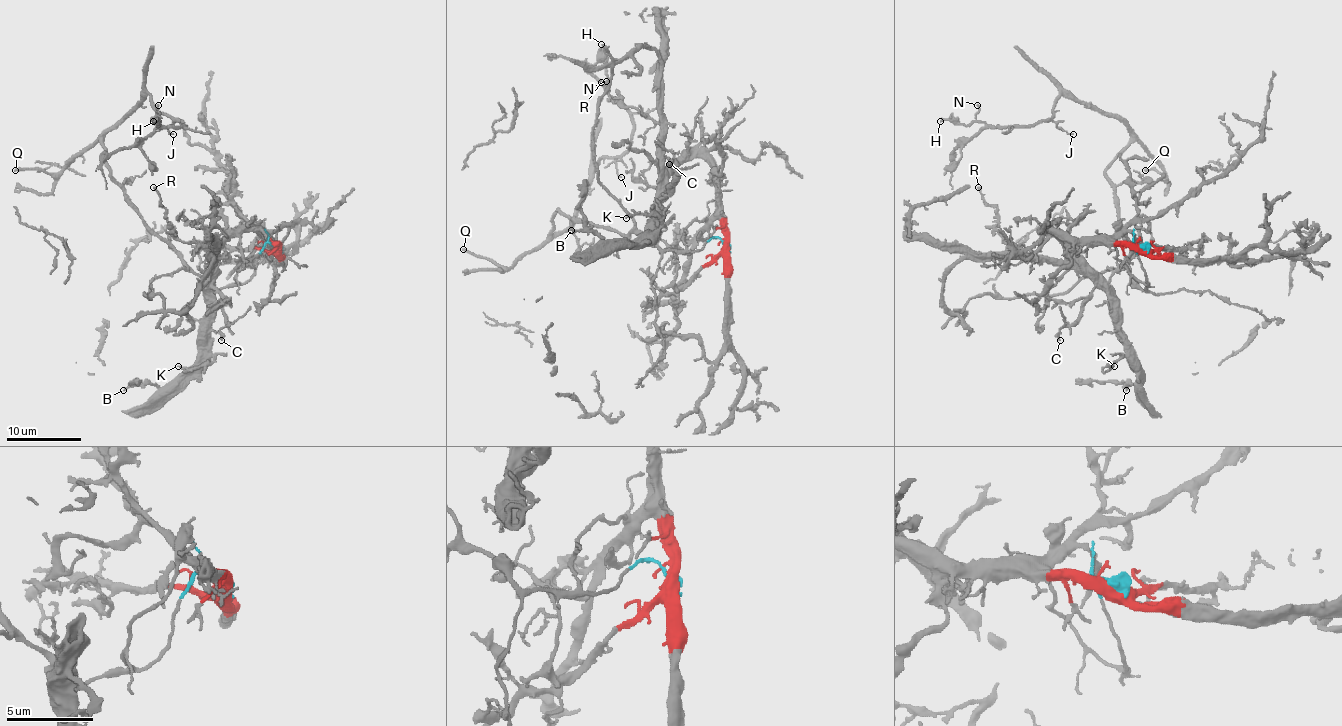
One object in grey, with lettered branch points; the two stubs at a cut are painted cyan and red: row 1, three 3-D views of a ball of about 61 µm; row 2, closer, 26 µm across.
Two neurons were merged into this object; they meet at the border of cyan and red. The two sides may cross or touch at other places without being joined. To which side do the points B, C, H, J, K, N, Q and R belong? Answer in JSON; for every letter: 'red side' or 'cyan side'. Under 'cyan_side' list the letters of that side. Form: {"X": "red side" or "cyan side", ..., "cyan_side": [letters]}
{"B": "red side", "C": "red side", "H": "cyan side", "J": "cyan side", "K": "red side", "N": "cyan side", "Q": "cyan side", "R": "red side", "cyan_side": ["H", "J", "N", "Q"]}

